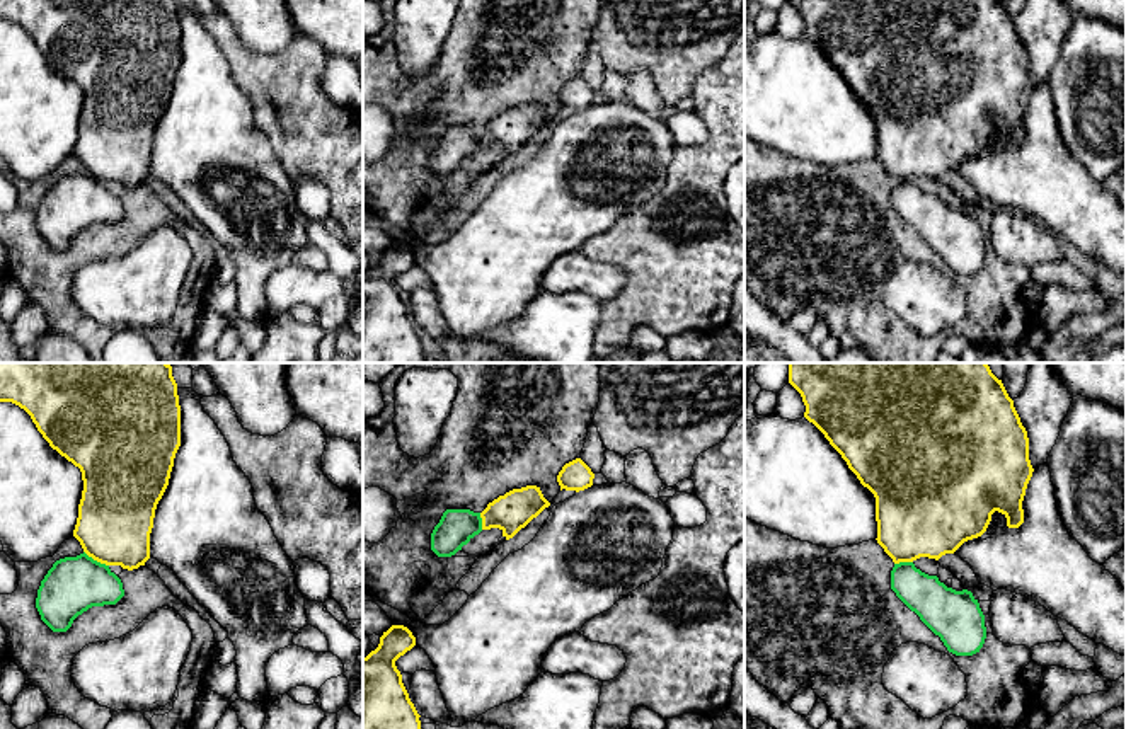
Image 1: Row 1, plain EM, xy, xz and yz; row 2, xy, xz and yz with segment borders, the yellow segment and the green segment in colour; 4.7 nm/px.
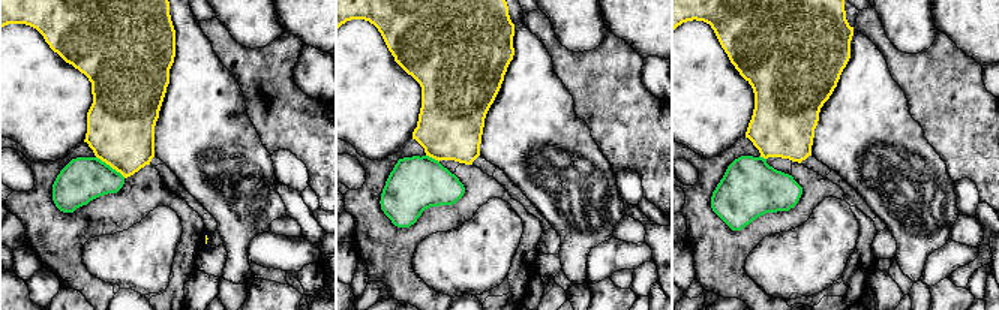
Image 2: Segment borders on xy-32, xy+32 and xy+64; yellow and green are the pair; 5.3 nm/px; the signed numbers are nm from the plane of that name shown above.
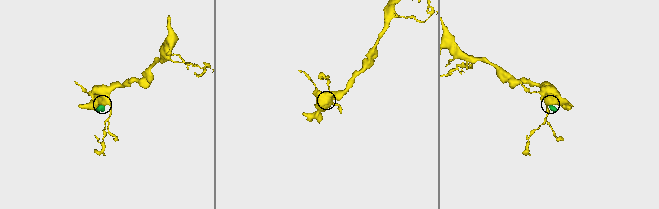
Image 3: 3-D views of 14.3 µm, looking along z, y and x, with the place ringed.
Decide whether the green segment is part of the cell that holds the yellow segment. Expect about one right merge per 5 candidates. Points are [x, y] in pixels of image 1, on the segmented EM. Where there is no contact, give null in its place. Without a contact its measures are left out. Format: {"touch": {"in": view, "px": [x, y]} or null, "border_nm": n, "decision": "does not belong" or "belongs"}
{"touch": {"in": "xy", "px": [96, 559]}, "border_nm": 140, "decision": "belongs"}

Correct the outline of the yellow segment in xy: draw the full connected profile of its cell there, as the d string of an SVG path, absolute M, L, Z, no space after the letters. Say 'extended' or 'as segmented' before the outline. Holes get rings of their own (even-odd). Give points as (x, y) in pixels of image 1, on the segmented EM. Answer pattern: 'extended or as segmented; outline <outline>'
extended; outline M0 363L0 402L24 409L49 446L82 472L73 537L83 552L56 560L36 598L41 620L66 632L89 608L124 596L111 565L133 571L150 559L155 509L181 446L177 383L169 363Z

